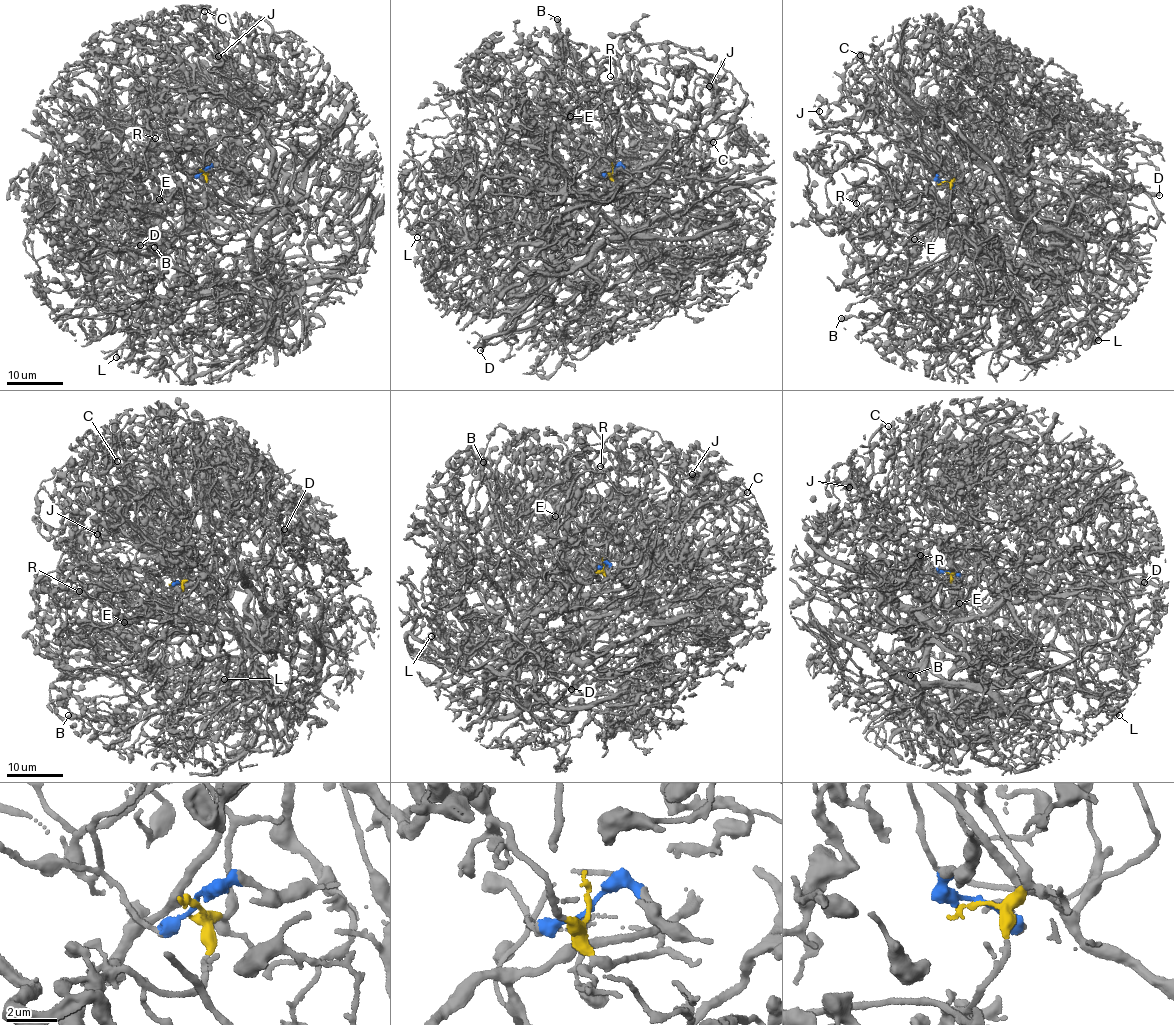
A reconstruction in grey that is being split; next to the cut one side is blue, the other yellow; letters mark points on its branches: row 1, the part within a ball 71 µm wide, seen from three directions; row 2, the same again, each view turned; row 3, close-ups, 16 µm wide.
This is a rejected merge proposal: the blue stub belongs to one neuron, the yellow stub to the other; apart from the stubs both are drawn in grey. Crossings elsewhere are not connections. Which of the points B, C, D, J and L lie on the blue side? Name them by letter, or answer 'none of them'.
B, D

